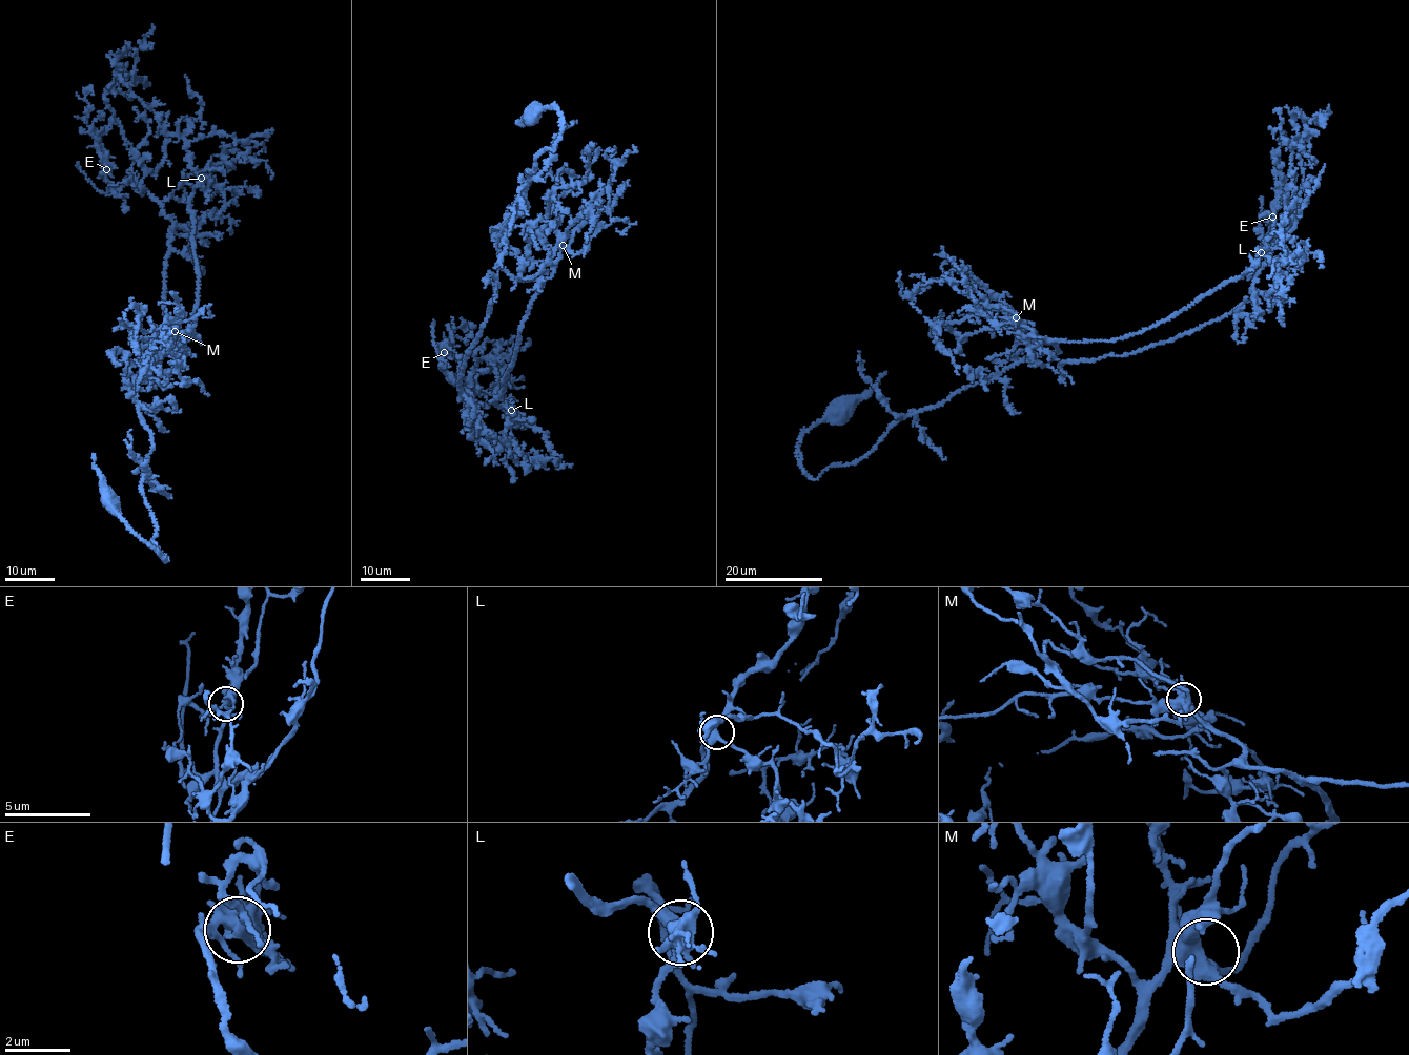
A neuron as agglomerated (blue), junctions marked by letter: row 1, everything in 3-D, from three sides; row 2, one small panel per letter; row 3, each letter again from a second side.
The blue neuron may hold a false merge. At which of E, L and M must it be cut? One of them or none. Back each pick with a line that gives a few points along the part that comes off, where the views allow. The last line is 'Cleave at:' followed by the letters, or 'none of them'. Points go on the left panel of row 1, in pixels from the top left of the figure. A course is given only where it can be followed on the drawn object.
E: Course of the part to remove: (106, 168), (107, 154), (100, 137), (113, 123), (111, 117)
Cleave at: E

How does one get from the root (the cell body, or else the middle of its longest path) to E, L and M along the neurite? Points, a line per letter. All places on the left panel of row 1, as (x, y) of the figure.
E: (109, 499), (168, 559), (141, 485), (152, 449), (134, 385), (163, 355), (174, 224), (106, 168)
L: (109, 499), (168, 559), (141, 485), (152, 449), (134, 385), (192, 324), (188, 202), (201, 178)
M: (109, 499), (168, 559), (154, 542), (141, 485), (152, 449), (134, 385), (187, 339), (175, 331)

